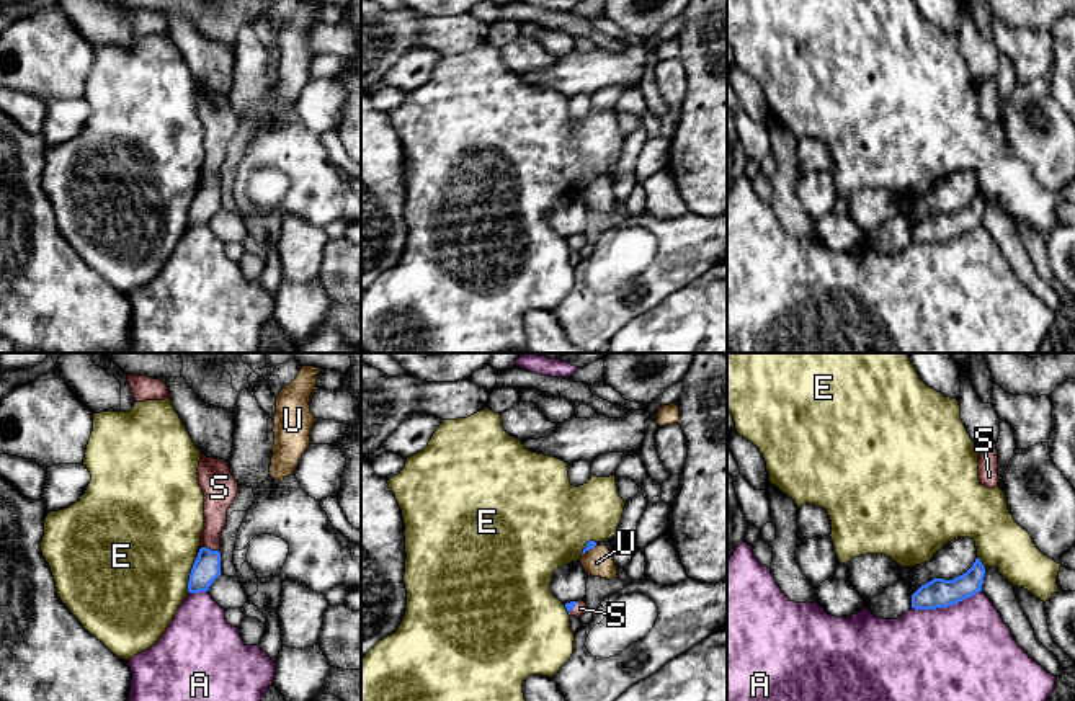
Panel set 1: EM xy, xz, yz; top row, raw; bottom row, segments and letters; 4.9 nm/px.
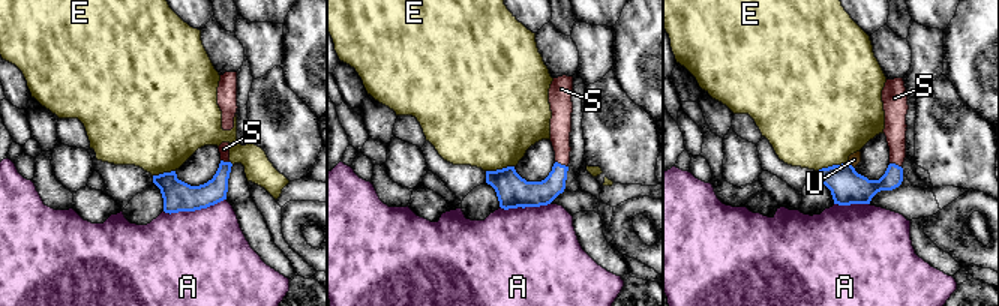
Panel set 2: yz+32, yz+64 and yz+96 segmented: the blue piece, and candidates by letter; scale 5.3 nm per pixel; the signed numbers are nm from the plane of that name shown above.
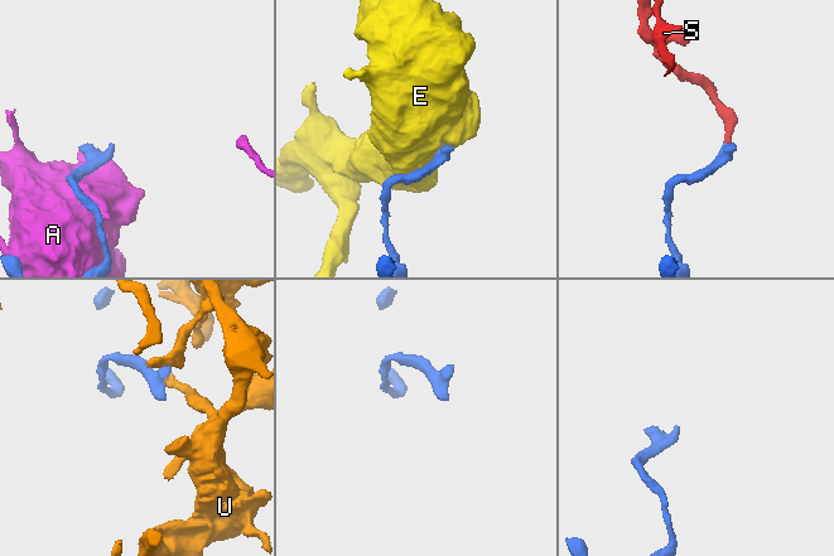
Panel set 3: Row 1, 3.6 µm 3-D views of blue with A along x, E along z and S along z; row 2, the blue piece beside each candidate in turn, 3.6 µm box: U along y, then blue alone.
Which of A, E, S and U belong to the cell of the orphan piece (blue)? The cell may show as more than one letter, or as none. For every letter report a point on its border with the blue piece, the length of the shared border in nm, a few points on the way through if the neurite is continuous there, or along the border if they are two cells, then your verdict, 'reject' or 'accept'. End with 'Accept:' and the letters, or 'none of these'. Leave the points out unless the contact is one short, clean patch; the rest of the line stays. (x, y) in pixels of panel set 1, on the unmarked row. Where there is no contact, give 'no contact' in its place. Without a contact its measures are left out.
A: yz (946, 241) | 360 nm | reject
E: xy (191, 206) | 200 nm | reject
S: xy (209, 183) | 90 nm | across xy (206, 201), (209, 183), (218, 134) | accept
U: xz (588, 183) | 90 nm | reject
Accept: S

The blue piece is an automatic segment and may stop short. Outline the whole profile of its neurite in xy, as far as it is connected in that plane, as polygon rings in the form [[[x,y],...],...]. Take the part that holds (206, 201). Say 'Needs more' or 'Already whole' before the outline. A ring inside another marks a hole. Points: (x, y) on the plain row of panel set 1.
Needs more. [[[203,87],[198,114],[204,127],[204,163],[201,183],[188,214],[190,227],[207,225],[221,209],[221,170],[227,157],[227,144],[239,127],[239,116],[232,109],[229,96]]]

